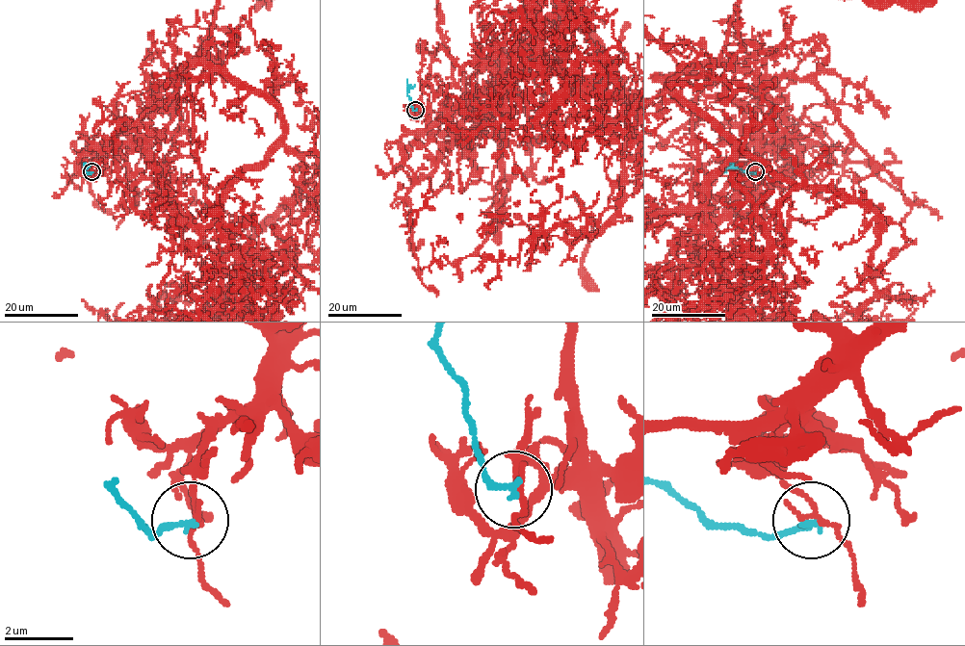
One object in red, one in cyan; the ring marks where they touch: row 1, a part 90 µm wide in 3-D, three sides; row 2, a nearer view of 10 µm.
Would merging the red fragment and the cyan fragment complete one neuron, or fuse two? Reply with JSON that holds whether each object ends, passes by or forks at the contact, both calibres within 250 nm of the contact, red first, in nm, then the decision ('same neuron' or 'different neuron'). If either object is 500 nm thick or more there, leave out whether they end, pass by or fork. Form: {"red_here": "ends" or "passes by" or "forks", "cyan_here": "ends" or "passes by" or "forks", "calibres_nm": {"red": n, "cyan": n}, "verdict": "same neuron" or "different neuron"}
{"red_here": "passes by", "cyan_here": "ends", "calibres_nm": {"red": 150, "cyan": 240}, "verdict": "different neuron"}

